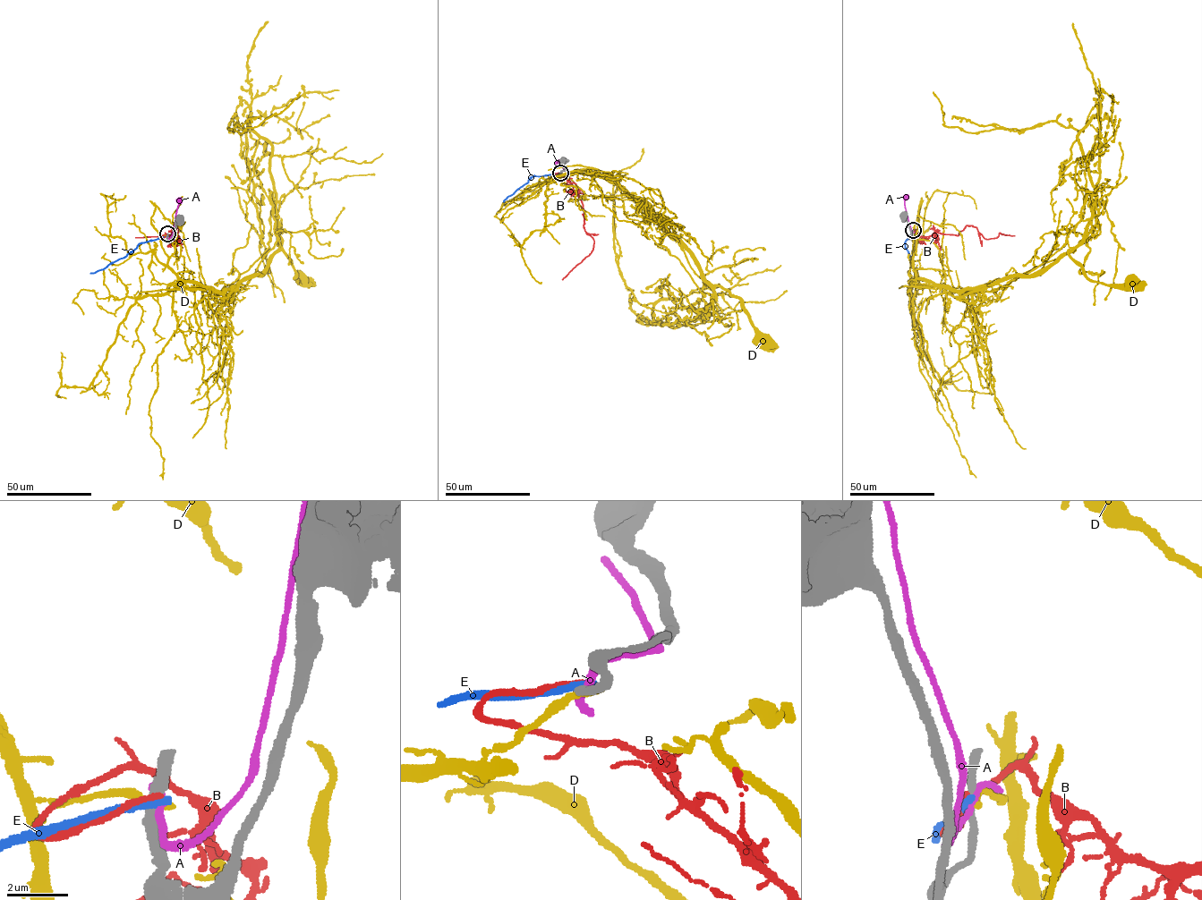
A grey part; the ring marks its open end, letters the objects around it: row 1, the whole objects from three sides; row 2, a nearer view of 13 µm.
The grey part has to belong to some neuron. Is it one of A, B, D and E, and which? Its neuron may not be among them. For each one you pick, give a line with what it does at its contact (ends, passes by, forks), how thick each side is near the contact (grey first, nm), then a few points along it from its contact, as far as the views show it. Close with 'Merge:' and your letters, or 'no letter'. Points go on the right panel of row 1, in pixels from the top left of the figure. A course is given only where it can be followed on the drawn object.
Merge: no letter

